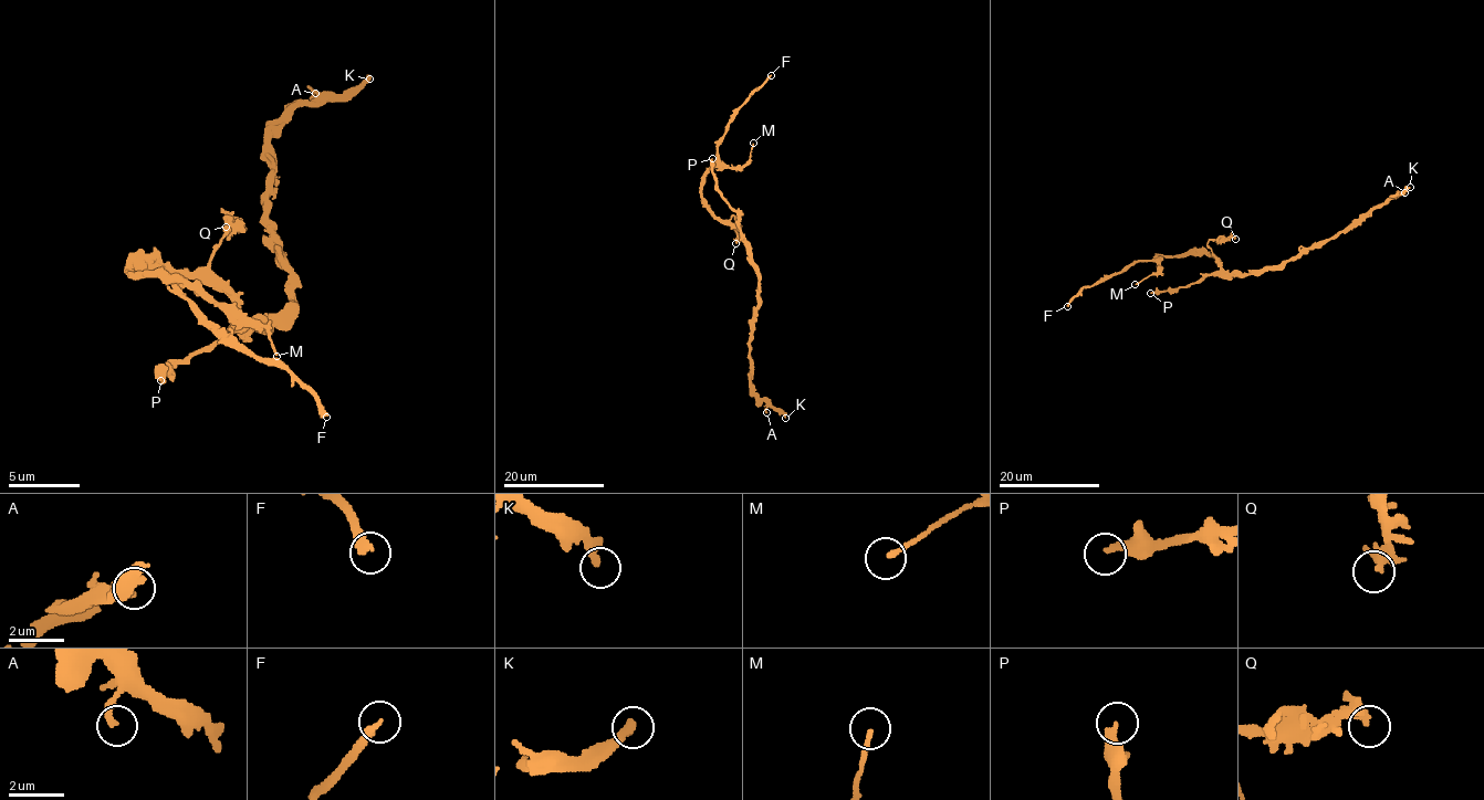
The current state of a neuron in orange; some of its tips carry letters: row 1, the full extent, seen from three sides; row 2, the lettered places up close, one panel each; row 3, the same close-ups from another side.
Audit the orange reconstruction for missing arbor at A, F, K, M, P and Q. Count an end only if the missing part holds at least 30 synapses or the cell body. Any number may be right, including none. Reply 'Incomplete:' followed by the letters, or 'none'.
Incomplete: P

